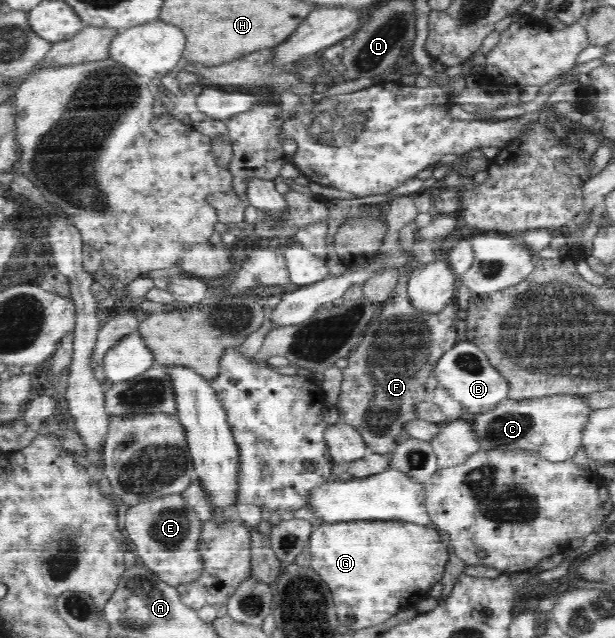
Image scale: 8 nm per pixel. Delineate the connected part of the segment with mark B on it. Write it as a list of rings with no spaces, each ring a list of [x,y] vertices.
[[[470,341],[457,342],[448,352],[441,355],[441,358],[434,366],[433,376],[438,381],[438,386],[443,387],[457,402],[464,406],[465,414],[469,412],[487,412],[508,398],[509,383],[505,376],[501,375],[489,362],[489,359]]]

